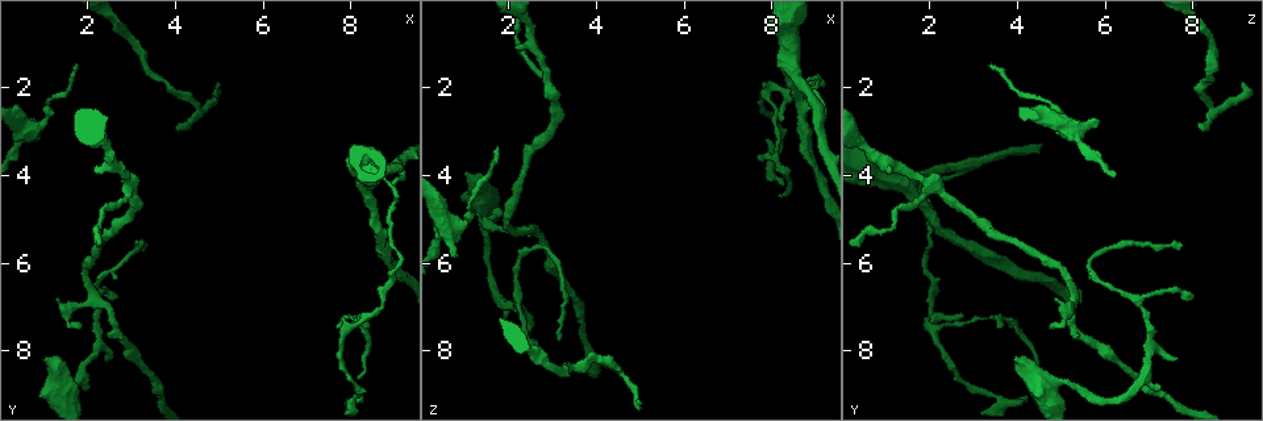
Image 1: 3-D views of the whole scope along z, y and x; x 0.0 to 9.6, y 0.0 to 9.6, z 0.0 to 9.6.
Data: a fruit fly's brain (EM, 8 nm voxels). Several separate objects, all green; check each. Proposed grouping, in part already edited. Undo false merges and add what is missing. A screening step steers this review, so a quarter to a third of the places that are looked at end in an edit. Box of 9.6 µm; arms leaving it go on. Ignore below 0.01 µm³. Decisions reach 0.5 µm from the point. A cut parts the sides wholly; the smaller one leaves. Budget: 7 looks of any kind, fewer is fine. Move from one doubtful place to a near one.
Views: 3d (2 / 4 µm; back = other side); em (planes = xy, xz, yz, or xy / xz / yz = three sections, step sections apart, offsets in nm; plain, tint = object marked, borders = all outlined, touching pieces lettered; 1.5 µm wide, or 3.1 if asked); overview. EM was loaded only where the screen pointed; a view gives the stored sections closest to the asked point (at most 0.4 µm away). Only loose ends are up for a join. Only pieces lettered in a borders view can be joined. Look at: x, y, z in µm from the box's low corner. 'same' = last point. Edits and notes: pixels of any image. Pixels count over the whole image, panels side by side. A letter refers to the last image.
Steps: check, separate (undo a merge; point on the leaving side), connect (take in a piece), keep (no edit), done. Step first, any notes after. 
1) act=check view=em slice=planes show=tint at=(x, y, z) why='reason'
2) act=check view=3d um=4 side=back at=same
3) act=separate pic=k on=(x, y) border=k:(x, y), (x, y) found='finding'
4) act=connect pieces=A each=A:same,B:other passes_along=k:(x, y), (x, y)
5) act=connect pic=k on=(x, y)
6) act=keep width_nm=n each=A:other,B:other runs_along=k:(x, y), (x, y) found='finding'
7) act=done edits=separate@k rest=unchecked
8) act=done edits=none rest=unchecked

act=check view=em slice=planes show=borders at=(1.70, 1.40, 3.45) why='tapers out'

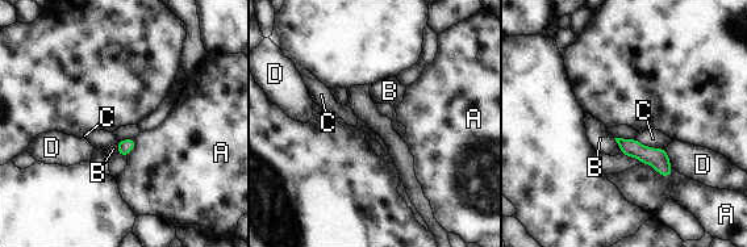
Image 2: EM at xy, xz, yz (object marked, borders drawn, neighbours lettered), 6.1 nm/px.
act=keep each=A:other,B:other,C:other,D:other runs_along=2:(621, 142), (650, 155), (667, 172) found='no lettered piece goes on from it'

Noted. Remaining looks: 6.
act=check view=em slice=planes show=borders at=(1.05, 8.10, 3.95) why='stops while still wide'

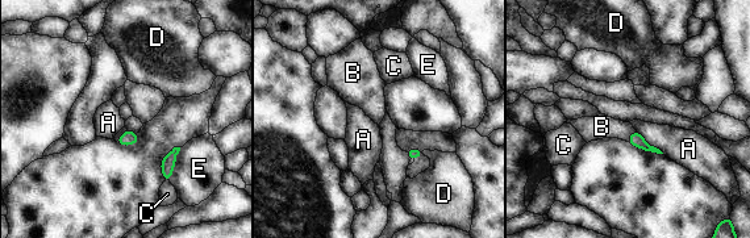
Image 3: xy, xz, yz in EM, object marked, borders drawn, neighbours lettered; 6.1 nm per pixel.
act=connect pieces=B longest_contact=A:220nm each=A:other,B:same,C:other,D:other,E:other passes_along=3:(636, 138), (629, 136), (601, 126) found='the neuron continues'

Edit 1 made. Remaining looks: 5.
act=check view=overview

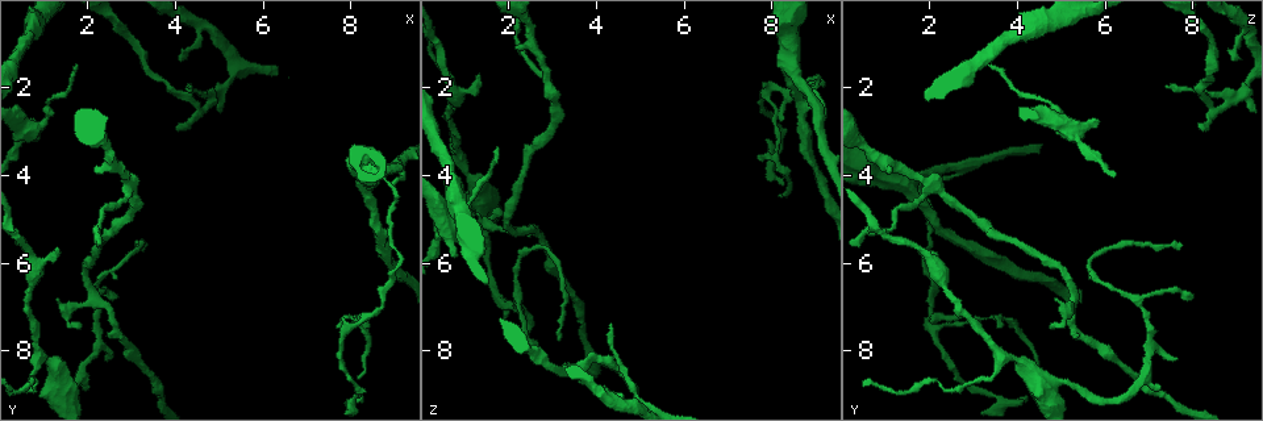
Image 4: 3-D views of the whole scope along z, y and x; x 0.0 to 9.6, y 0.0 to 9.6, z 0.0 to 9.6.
act=check view=em slice=xz step=8 show=borders at=(3.15, 5.70, 7.70) why='thin end'

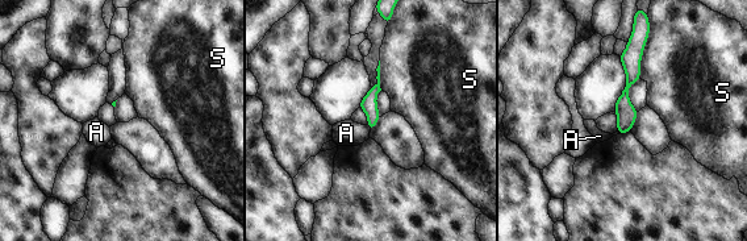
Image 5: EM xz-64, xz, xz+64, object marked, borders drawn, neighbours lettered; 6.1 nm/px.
act=keep each=A:other,S:other found='no lettered piece goes on from it'

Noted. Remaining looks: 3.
act=done edits=connect@3 rest=unchecked

